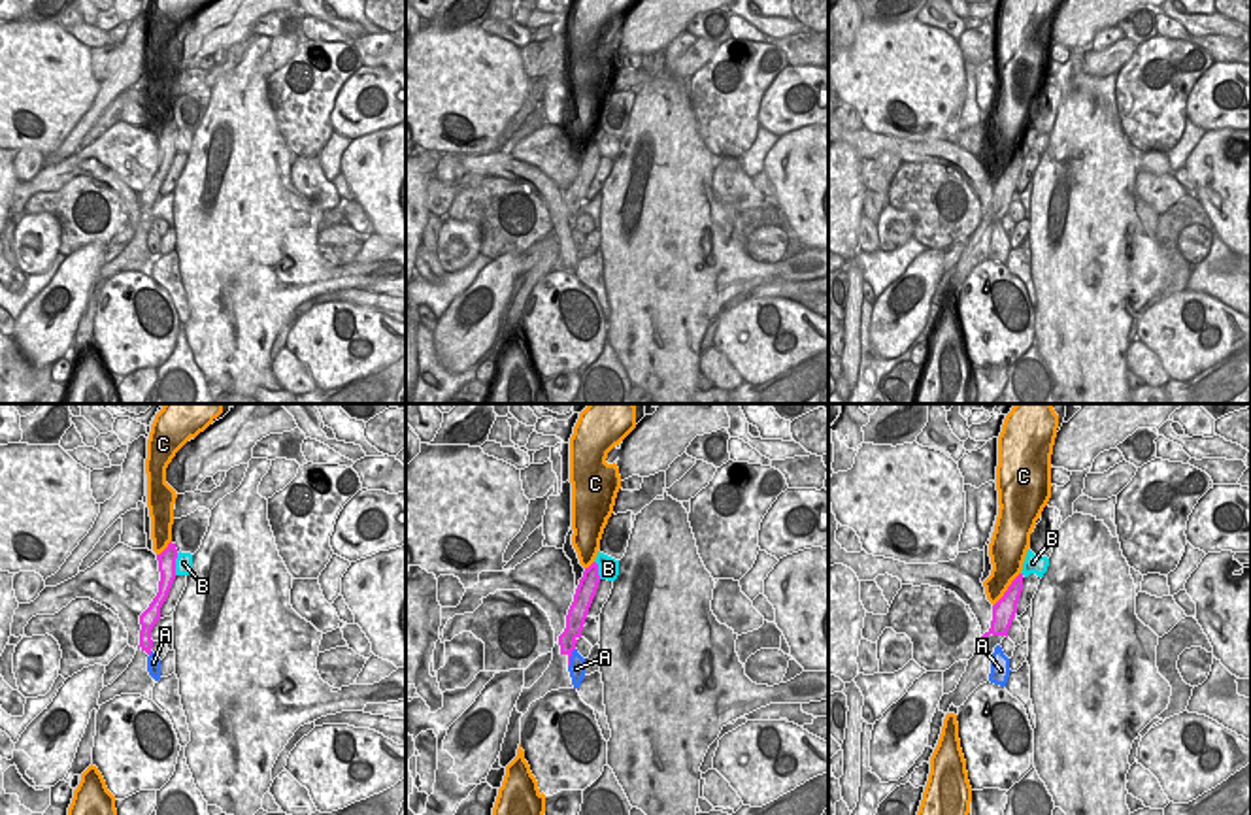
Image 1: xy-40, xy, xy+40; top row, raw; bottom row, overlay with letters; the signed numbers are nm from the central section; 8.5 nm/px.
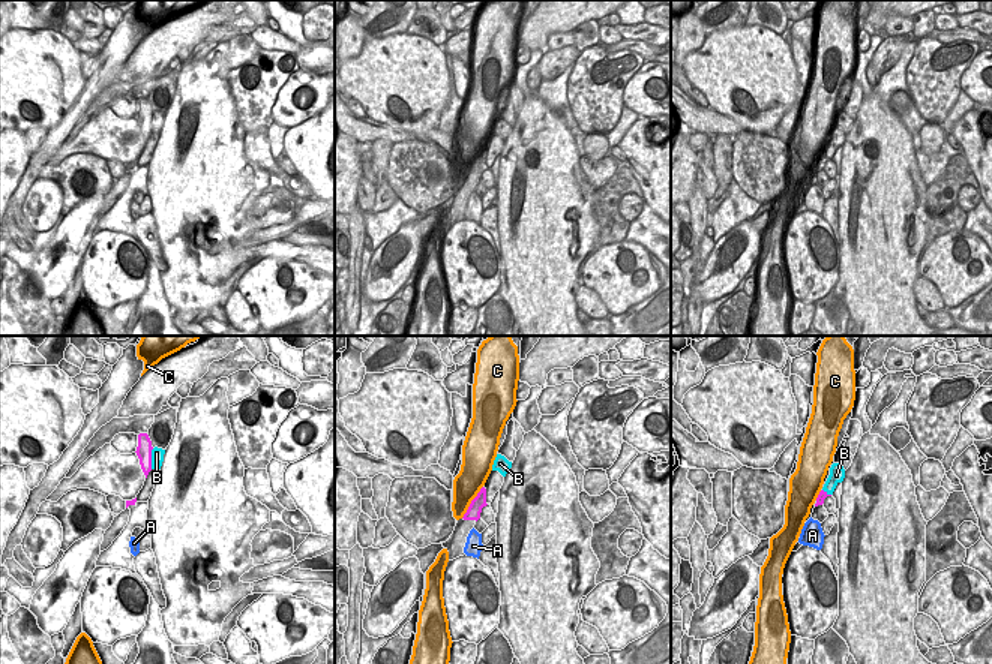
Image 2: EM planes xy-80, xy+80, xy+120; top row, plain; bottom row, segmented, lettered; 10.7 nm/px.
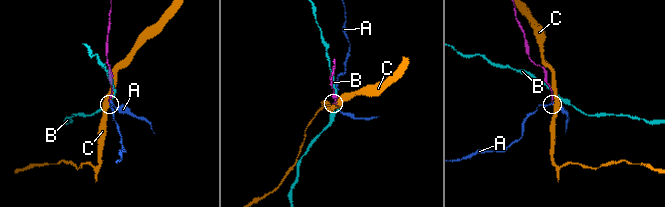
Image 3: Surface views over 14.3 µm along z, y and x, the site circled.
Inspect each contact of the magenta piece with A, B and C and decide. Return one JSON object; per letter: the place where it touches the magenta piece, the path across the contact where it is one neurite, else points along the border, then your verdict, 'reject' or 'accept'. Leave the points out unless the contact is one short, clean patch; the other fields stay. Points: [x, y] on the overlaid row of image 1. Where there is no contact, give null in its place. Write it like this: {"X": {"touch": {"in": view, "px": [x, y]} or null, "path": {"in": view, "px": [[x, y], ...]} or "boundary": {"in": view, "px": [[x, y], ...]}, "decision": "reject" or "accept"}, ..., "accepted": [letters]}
{"A": {"touch": {"in": "xy", "px": [570, 655]}, "boundary": {"in": "xy", "px": [[574, 648], [568, 666]]}, "decision": "reject"}, "B": {"touch": {"in": "xy-40", "px": [174, 565]}, "decision": "reject"}, "C": {"touch": {"in": "xy+40", "px": [1008, 589]}, "decision": "reject"}, "accepted": []}

